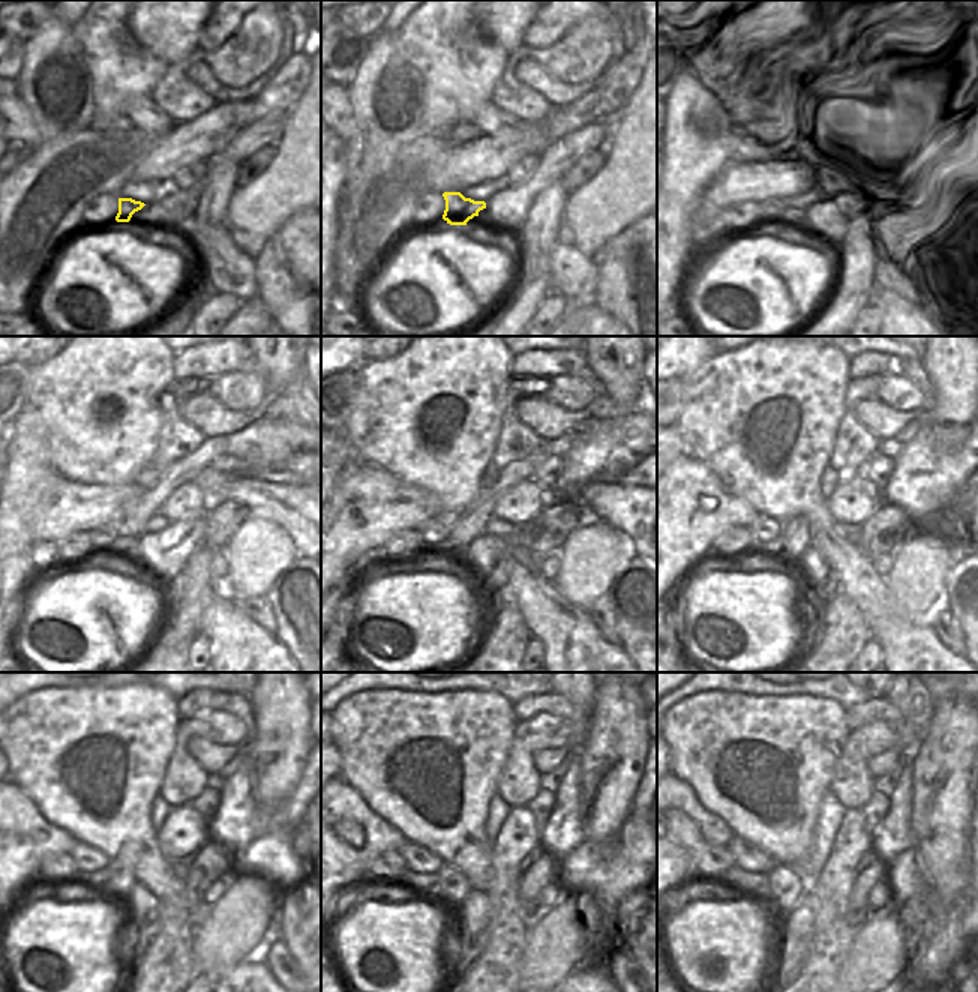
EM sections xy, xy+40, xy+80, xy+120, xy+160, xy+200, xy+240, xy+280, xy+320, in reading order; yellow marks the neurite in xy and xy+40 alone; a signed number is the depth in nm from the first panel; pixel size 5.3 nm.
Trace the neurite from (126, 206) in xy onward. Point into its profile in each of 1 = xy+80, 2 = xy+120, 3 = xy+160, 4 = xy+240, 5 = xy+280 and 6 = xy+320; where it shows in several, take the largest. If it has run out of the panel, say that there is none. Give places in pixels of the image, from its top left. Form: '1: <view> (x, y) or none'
1: xy+80 (792, 209)
2: xy+120 (104, 535)
3: xy+160 (435, 530)
4: xy+240 (87, 859)
5: xy+280 (419, 860)
6: xy+320 (747, 856)

